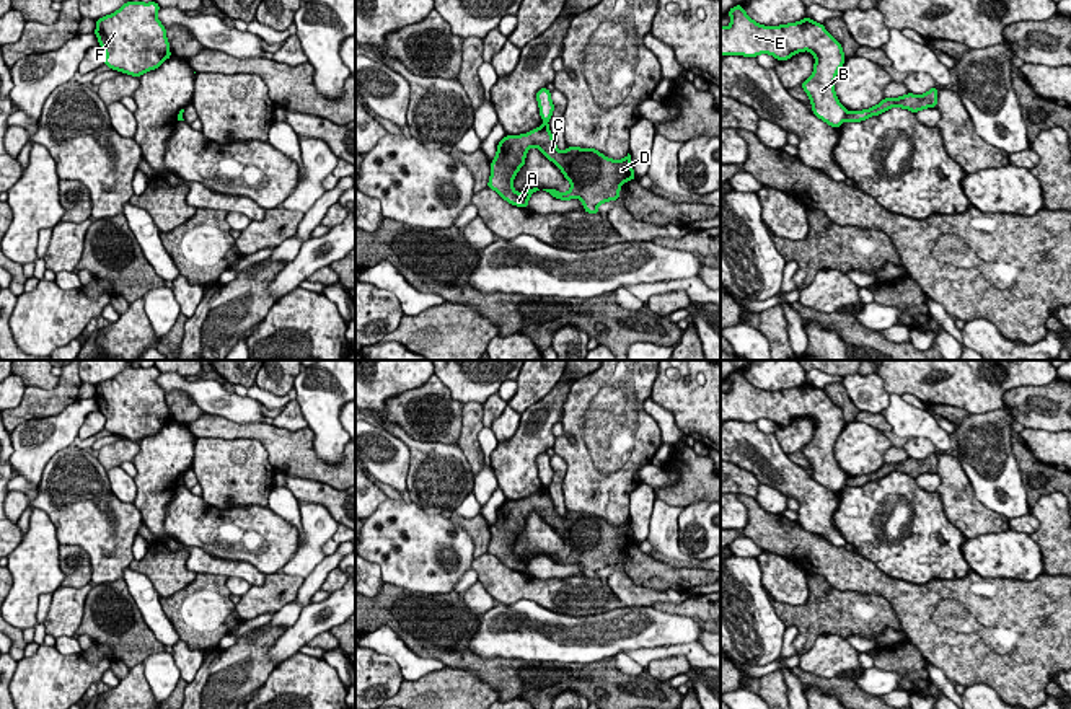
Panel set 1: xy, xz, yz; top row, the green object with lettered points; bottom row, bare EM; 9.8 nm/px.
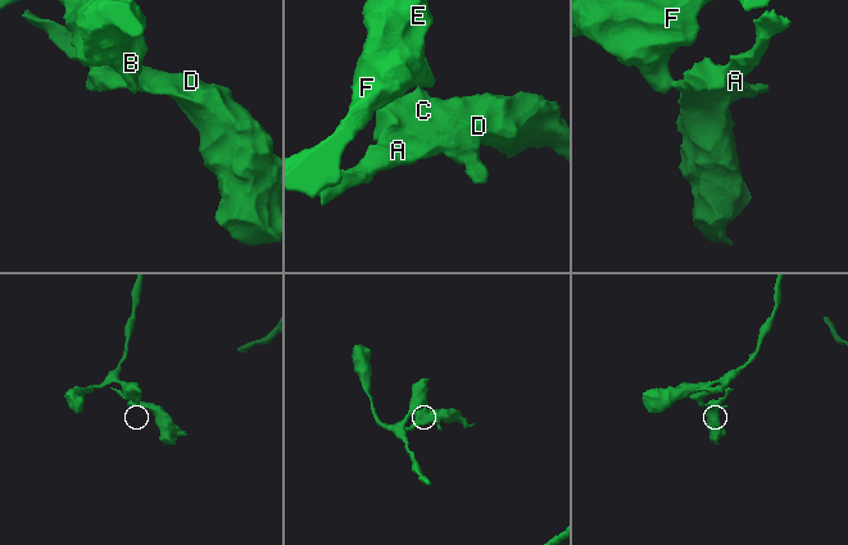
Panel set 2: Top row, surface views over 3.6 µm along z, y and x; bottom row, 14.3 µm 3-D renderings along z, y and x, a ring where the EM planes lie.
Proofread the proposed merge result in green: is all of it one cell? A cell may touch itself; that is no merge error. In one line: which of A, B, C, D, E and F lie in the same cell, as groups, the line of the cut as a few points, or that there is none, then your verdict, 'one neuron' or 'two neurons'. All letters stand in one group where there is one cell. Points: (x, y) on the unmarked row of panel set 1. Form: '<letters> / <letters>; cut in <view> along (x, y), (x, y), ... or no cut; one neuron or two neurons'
A C D / B E F; cut in yz along (848, 478), (845, 484); two neurons

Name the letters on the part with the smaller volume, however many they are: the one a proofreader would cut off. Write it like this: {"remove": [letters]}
{"remove": ["A", "C", "D"]}

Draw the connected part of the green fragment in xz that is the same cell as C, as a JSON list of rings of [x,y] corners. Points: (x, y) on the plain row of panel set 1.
[[[548,487],[522,500],[505,500],[499,510],[496,523],[491,526],[489,554],[494,554],[504,566],[517,572],[528,572],[528,564],[538,553],[517,557],[513,543],[525,530],[527,517],[536,512],[553,526],[571,548],[571,554],[562,559],[556,554],[543,554],[561,566],[580,564],[584,575],[600,579],[598,570],[619,564],[623,548],[636,544],[631,520],[623,525],[611,525],[595,513],[569,512],[561,517],[553,504]]]

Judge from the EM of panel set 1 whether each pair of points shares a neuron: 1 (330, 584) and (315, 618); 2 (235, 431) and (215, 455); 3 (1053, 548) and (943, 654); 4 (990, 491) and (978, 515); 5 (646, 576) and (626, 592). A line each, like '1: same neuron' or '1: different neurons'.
1: different neurons
2: different neurons
3: different neurons
4: different neurons
5: different neurons

